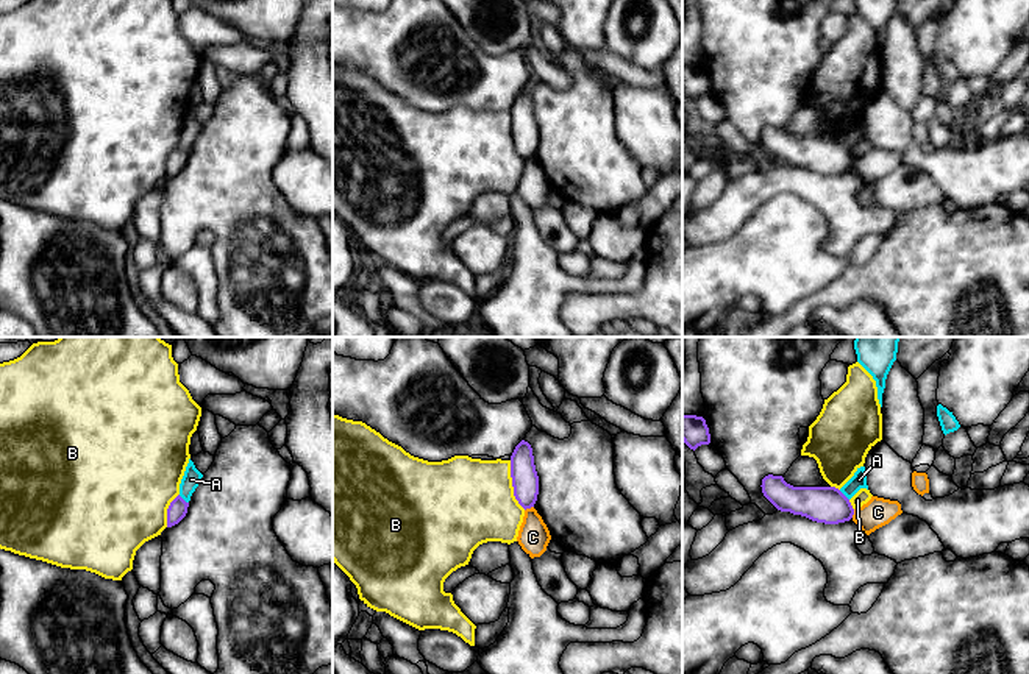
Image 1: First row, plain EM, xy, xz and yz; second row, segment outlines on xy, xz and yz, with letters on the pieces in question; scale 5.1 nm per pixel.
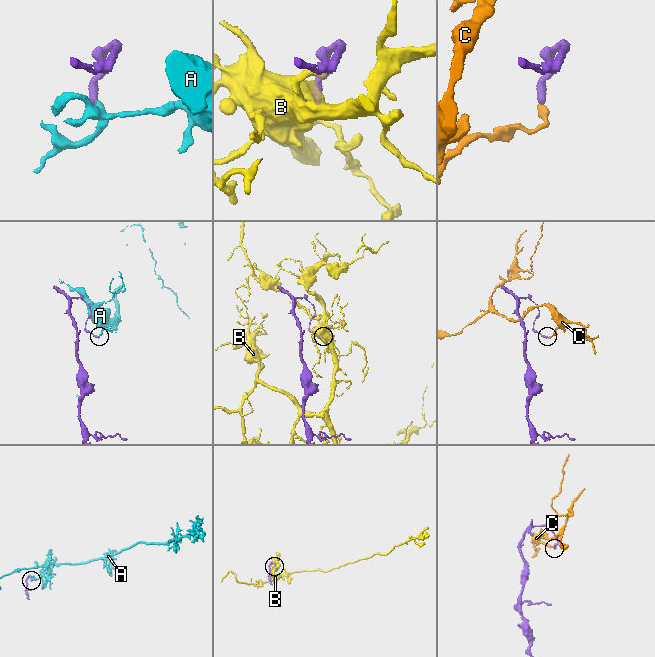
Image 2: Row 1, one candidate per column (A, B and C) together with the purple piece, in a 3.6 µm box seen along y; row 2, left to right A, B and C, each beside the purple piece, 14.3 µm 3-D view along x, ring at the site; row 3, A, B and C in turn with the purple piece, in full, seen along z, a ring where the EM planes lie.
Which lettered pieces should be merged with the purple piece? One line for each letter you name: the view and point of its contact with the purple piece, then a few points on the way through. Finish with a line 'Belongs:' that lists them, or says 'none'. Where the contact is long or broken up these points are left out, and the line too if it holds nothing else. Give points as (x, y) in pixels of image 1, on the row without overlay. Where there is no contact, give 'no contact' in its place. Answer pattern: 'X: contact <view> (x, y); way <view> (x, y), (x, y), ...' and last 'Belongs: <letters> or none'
Belongs: none

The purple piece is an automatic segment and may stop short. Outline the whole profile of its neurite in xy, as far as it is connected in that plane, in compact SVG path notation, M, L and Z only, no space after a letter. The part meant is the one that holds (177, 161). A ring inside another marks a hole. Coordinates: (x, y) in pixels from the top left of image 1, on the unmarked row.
M178 145L167 159L167 178L178 175L186 167L187 158L189 153Z

